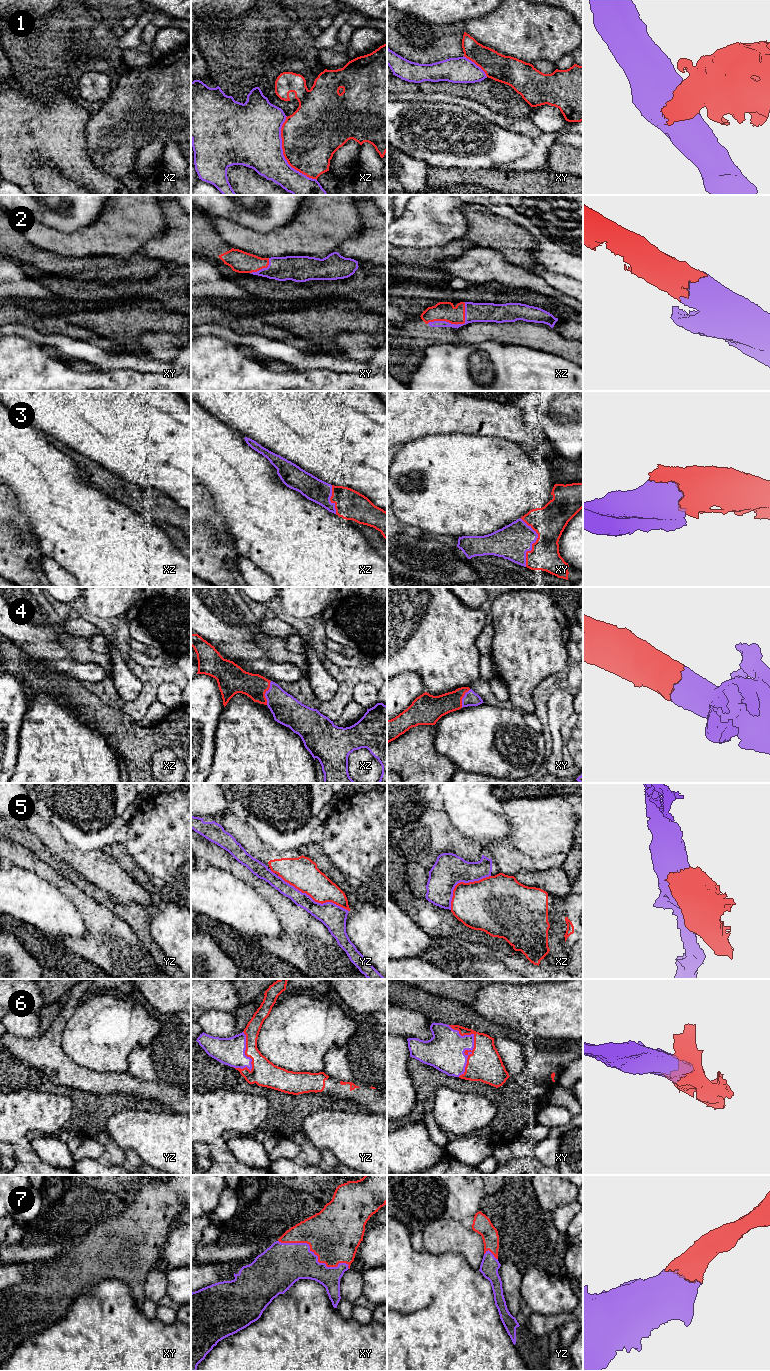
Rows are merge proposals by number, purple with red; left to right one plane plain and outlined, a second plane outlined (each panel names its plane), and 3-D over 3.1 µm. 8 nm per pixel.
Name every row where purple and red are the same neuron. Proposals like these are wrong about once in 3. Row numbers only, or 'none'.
2, 3, 4, 6, 7

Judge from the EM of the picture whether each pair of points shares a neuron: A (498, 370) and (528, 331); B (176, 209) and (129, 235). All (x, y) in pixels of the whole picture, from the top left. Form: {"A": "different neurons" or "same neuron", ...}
{"A": "different neurons", "B": "different neurons"}

